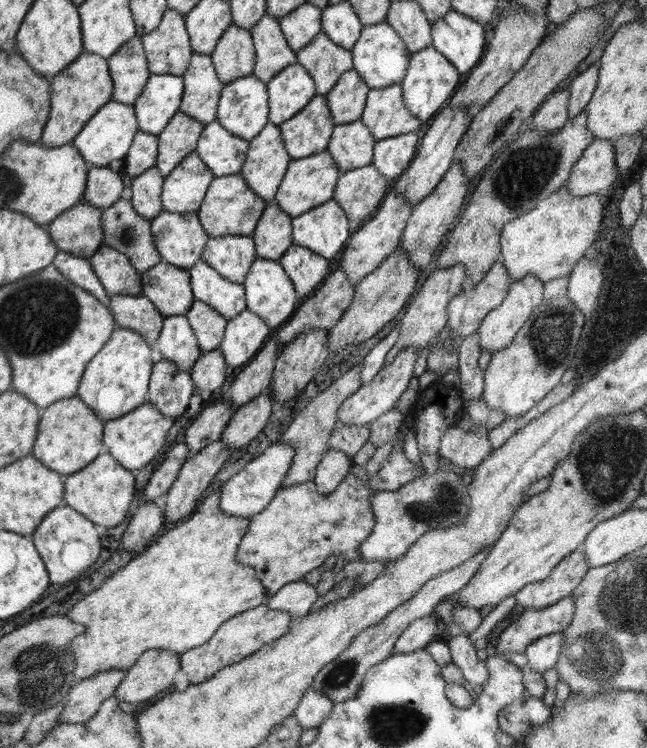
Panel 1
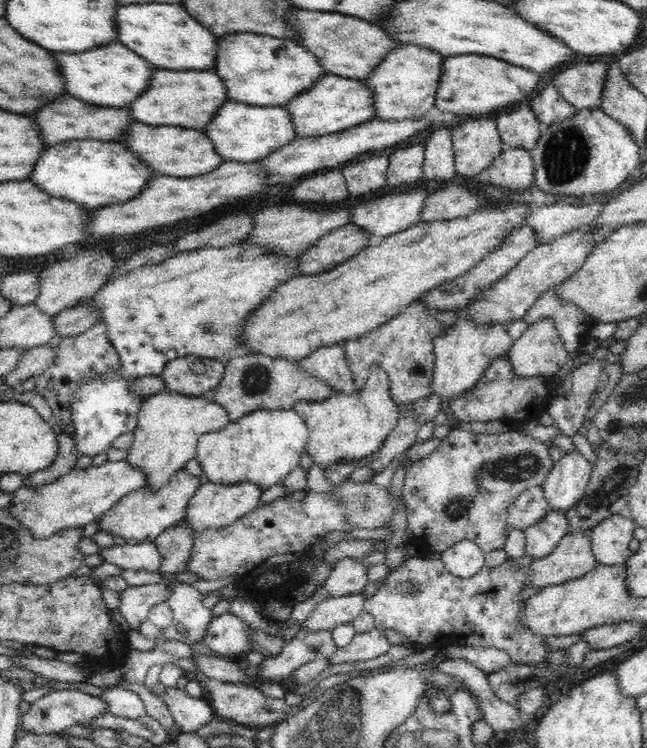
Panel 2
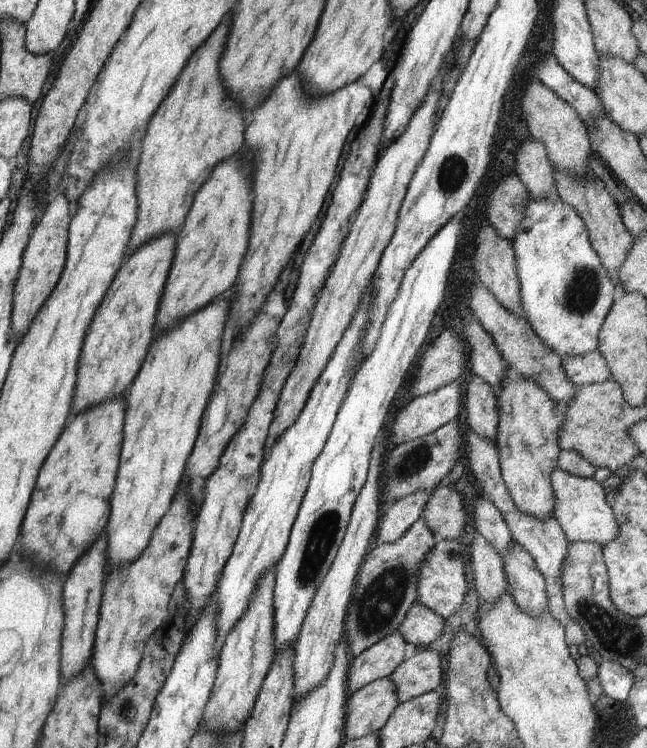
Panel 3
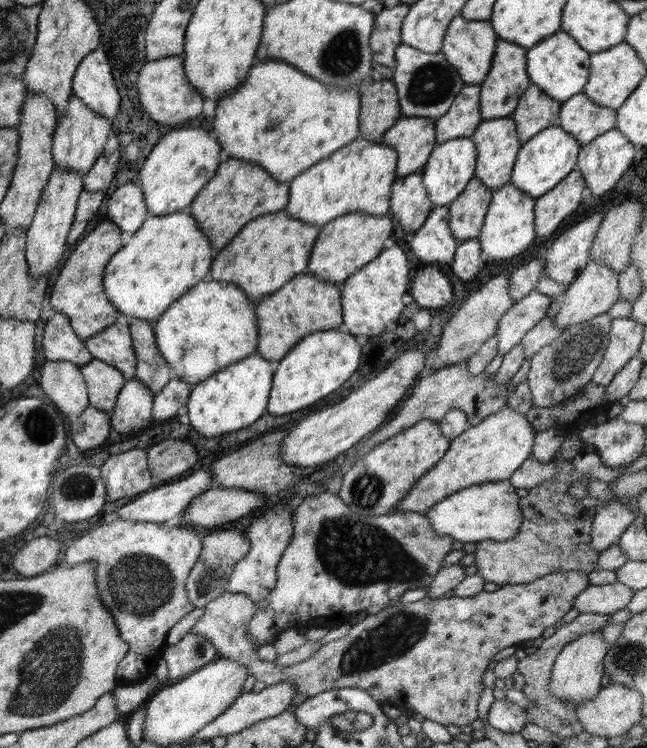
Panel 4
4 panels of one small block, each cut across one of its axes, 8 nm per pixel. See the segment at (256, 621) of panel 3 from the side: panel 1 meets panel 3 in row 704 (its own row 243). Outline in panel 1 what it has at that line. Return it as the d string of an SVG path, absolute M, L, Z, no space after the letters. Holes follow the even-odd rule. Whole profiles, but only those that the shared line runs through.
M242 235L210 237L201 258L220 276L236 284L243 284L256 259L253 237Z

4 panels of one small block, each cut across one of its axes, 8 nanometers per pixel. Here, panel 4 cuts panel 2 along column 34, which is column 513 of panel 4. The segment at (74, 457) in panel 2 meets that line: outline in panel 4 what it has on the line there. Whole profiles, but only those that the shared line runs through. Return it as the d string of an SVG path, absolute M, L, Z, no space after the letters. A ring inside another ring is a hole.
M532 456L526 460L519 468L510 476L509 482L516 489L532 489L533 487L546 482L546 480L554 480L558 476L558 467L554 462L540 463Z

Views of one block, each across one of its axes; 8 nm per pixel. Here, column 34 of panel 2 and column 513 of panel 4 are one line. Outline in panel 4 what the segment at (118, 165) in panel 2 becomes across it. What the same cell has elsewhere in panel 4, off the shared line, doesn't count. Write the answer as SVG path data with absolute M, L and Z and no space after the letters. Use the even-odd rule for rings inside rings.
M560 126L546 128L521 144L511 172L510 182L522 192L537 199L554 188L560 180L575 169L580 144L572 135L562 131Z

